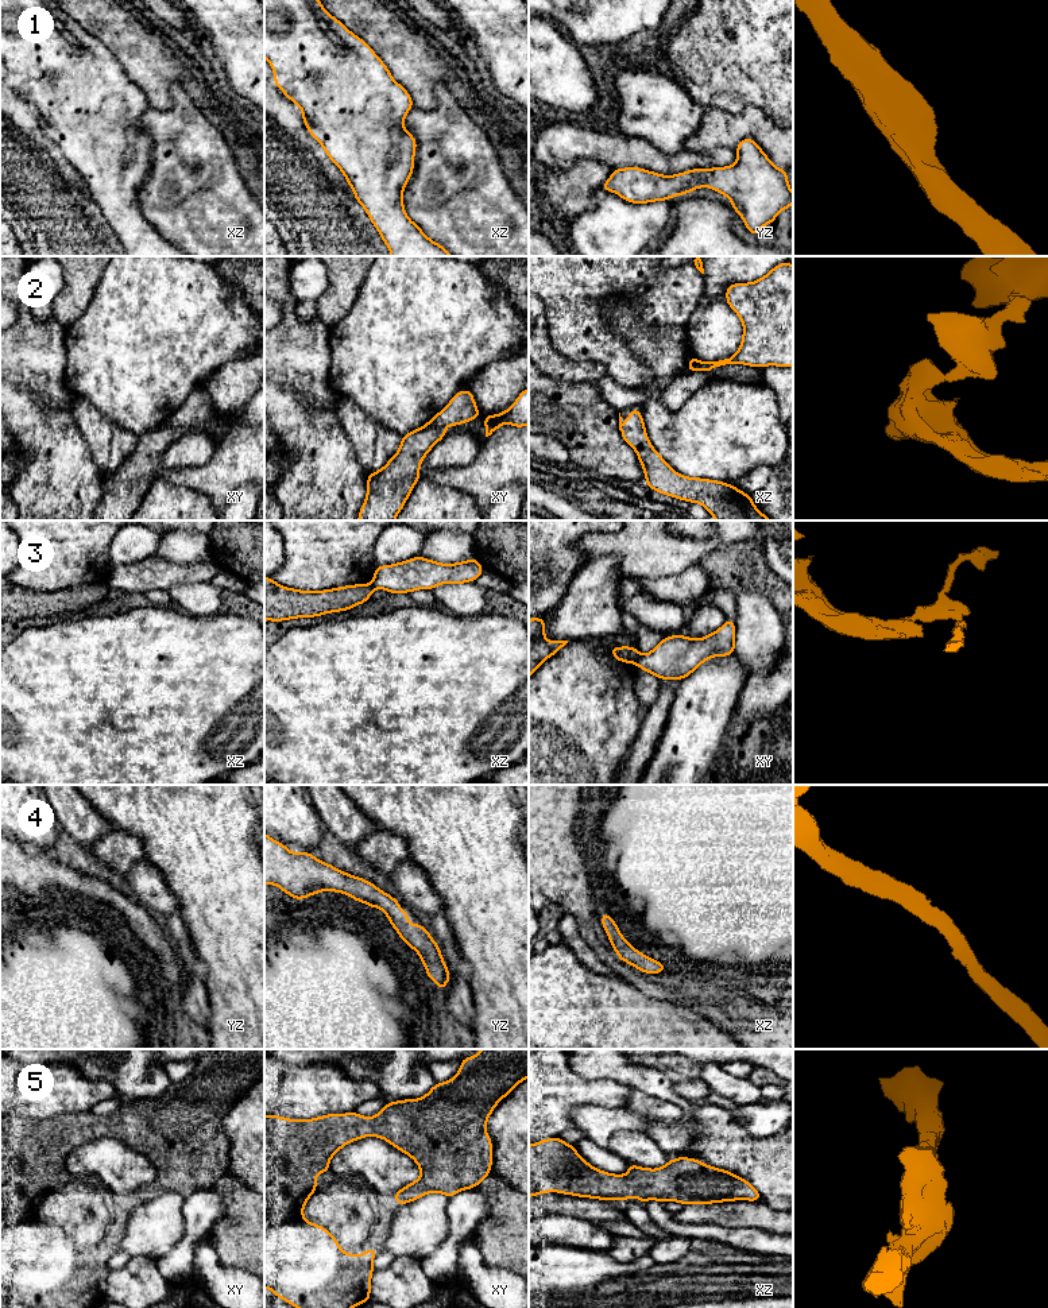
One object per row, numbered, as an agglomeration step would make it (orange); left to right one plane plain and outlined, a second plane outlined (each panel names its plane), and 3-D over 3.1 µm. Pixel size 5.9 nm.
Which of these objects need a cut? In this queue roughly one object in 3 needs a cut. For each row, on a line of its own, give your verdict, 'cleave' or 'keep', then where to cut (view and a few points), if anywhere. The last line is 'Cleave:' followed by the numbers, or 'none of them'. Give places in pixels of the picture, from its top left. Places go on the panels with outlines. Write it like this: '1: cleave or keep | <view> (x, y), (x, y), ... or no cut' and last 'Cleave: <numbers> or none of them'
1: keep | no cut
2: cleave | xy (432, 420), (443, 428)
3: cleave | xy (639, 654), (634, 662)
4: keep | no cut
5: keep | no cut
Cleave: 2, 3

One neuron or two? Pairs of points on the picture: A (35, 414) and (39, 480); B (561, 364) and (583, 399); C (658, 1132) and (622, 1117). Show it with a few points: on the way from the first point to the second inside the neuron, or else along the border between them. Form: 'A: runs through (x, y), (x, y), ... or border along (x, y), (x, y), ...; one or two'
A: runs through (35, 430), (39, 436), (39, 464); one
B: border along (542, 372), (561, 382), (595, 382); two
C: border along (623, 1109), (646, 1118), (652, 1126); two

